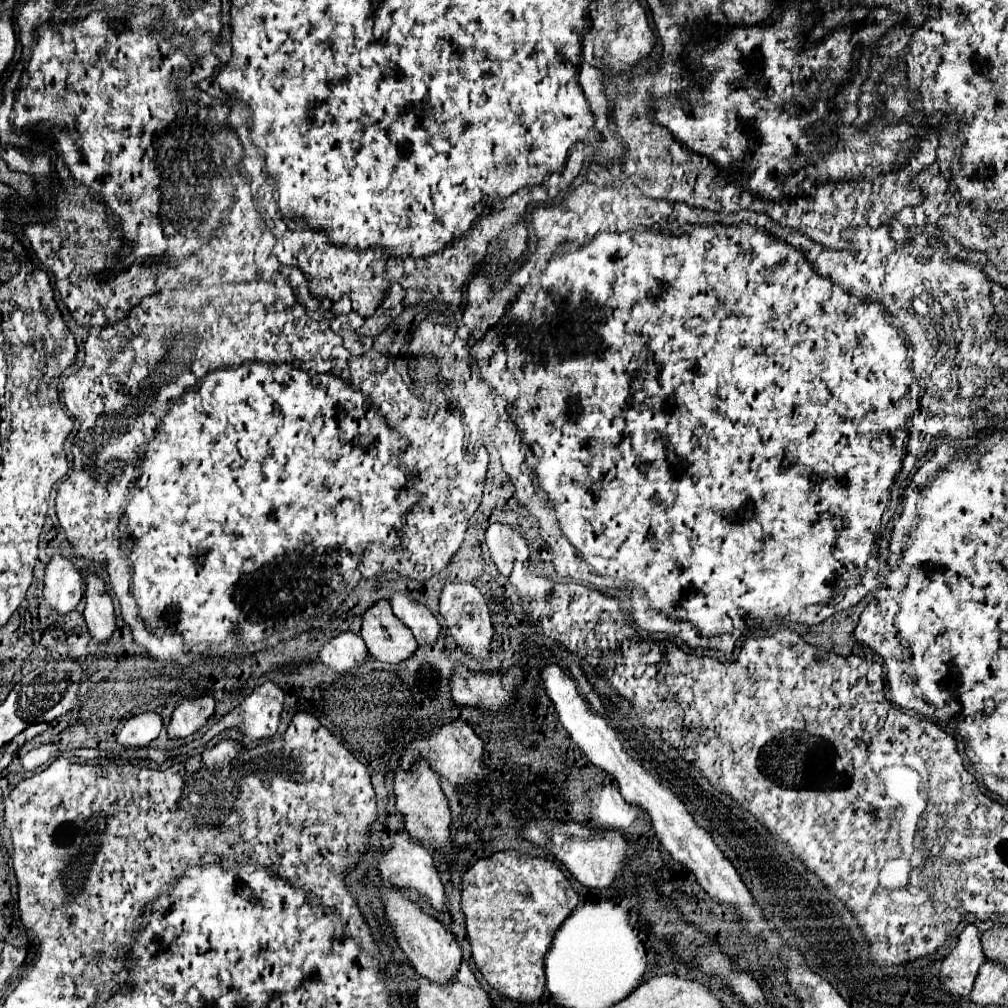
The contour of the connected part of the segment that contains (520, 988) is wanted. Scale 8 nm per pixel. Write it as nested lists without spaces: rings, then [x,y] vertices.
[[[500,851],[488,859],[480,859],[474,867],[470,867],[462,877],[462,911],[466,915],[472,957],[486,981],[496,991],[518,1003],[538,1001],[546,985],[544,955],[550,949],[554,933],[572,913],[576,903],[578,895],[572,889],[570,879],[552,859],[520,855],[518,851]]]

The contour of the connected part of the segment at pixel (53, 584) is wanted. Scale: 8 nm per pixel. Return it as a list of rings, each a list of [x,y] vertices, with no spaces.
[[[54,555],[46,565],[44,575],[44,599],[52,611],[66,615],[76,609],[84,595],[84,583],[80,569],[62,555]]]

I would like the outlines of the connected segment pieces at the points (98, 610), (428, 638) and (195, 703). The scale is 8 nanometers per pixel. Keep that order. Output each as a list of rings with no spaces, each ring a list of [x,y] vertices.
[[[98,575],[86,577],[84,599],[86,599],[84,619],[86,619],[88,633],[96,643],[106,645],[116,629],[116,615],[114,615],[112,599],[106,593],[104,581]]]
[[[396,593],[390,599],[394,615],[414,633],[418,645],[436,645],[440,635],[438,619],[422,603],[410,601],[404,593]]]
[[[210,695],[184,701],[176,707],[172,721],[168,723],[166,731],[170,739],[182,739],[194,735],[214,713],[214,699]]]

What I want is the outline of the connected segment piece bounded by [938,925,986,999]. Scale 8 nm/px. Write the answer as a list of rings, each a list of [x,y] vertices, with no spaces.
[[[966,925],[958,937],[956,947],[942,961],[942,967],[938,973],[944,993],[948,993],[956,999],[968,997],[974,987],[978,969],[984,961],[986,959],[984,959],[982,947],[980,947],[980,933],[978,933],[976,925]]]

